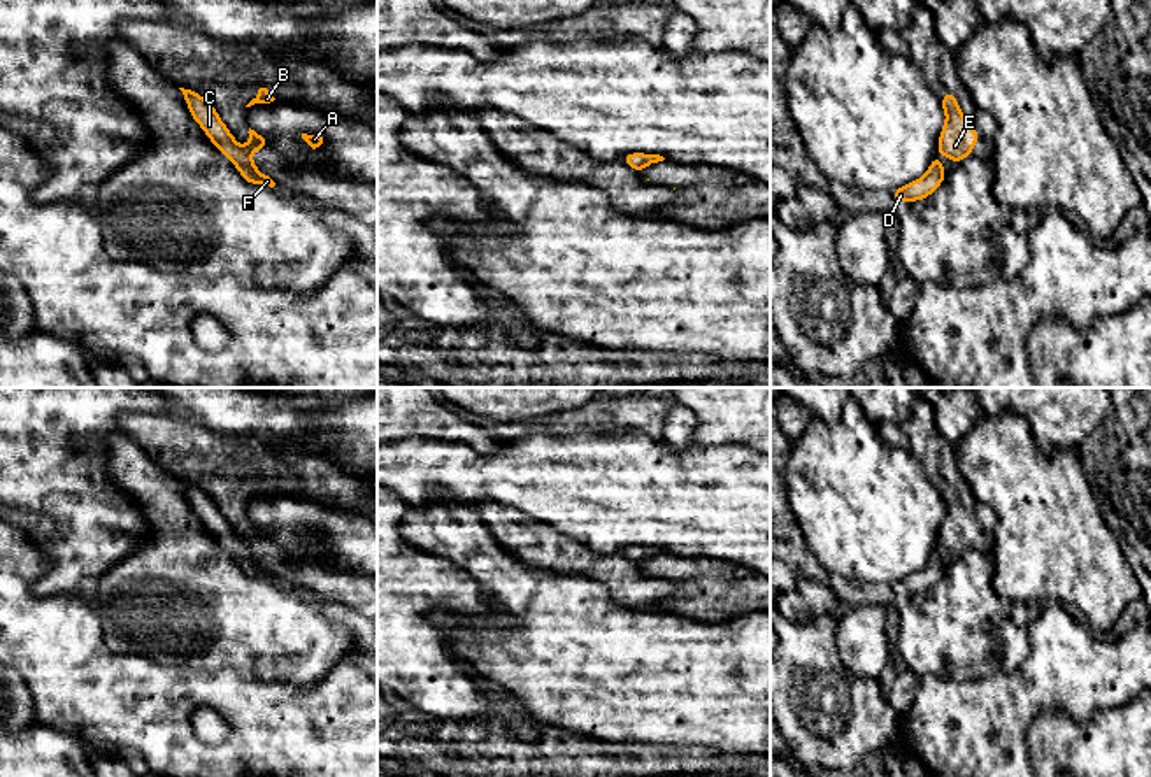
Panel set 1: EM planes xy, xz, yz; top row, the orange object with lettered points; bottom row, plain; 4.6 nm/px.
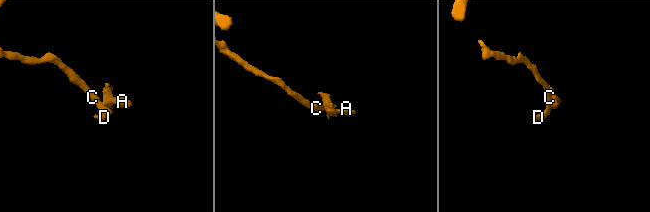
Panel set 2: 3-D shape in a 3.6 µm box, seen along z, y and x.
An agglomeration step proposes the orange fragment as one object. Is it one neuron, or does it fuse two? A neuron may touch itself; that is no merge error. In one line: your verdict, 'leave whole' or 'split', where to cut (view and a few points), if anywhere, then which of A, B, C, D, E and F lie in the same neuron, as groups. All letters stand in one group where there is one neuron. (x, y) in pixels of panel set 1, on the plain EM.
split; cut in xy along (246, 541), (250, 548); A B E / C D F

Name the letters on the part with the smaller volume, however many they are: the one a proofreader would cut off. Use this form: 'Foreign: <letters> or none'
Foreign: A, B, E

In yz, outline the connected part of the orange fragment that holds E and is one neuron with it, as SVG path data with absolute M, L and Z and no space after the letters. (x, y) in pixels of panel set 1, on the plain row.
M946 482L940 498L946 507L946 516L940 523L937 545L949 549L953 558L958 558L965 549L974 547L974 537L979 535L979 526L965 512L958 491L951 484Z

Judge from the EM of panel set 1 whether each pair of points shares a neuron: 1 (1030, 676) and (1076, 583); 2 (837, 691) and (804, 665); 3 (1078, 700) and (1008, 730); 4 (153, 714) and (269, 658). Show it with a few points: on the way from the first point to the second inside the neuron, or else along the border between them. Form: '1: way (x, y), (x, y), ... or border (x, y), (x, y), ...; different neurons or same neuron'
1: border (1043, 602), (1055, 600), (1062, 605); different neurons
2: way (829, 690), (813, 674); same neuron
3: way (1060, 700), (1037, 700), (1025, 712); same neuron
4: border (200, 667), (239, 669), (281, 683); different neurons

